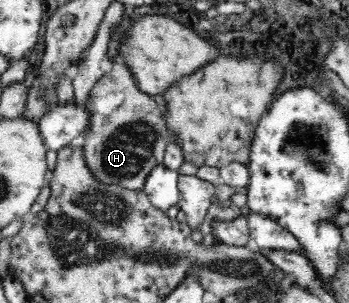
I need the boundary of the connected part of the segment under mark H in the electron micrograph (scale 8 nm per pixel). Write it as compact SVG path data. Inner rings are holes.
M115 61L111 72L101 76L84 102L88 126L81 143L83 158L91 176L101 184L118 184L127 190L144 190L147 176L162 164L169 131L150 95L141 92L129 69Z

